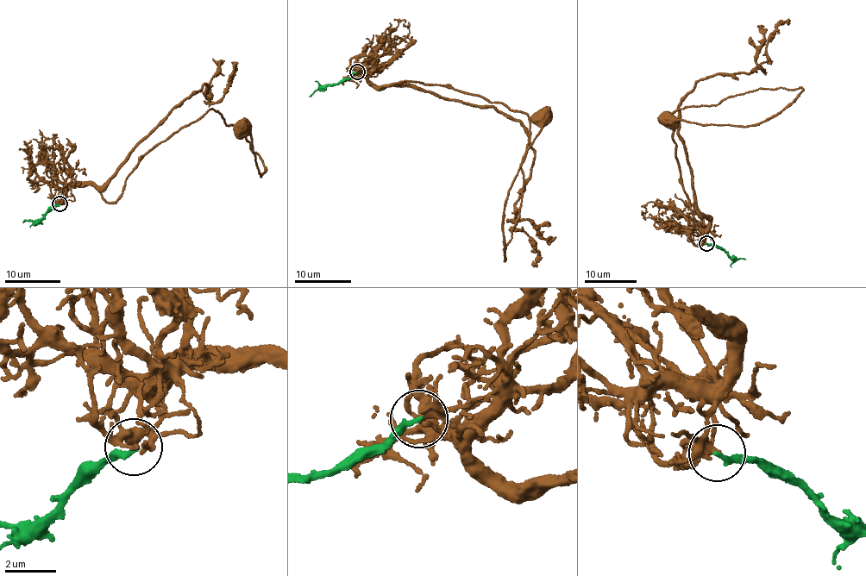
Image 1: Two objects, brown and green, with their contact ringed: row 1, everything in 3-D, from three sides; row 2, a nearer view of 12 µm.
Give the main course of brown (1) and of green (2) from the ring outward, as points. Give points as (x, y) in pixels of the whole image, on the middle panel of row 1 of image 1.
1: (356, 72), (376, 87), (402, 82), (453, 86), (527, 115), (523, 197), (505, 259), (507, 196), (550, 107)
2: (356, 72), (313, 92), (310, 97)

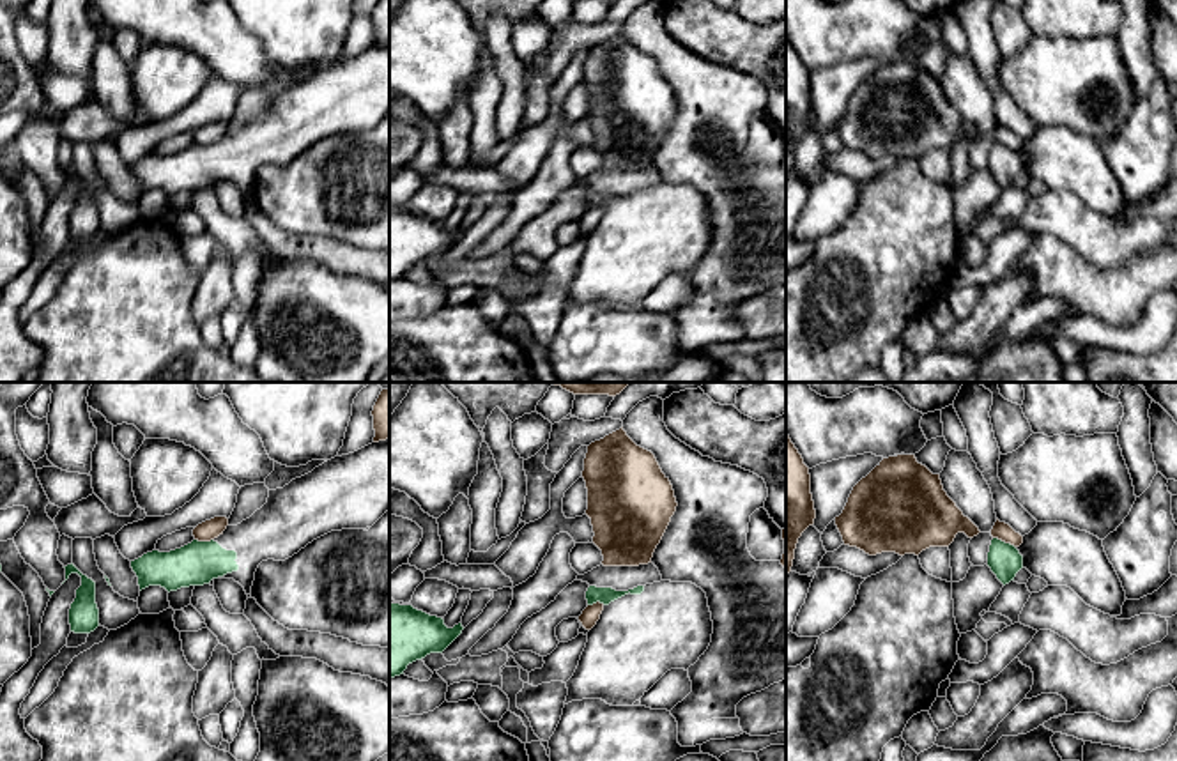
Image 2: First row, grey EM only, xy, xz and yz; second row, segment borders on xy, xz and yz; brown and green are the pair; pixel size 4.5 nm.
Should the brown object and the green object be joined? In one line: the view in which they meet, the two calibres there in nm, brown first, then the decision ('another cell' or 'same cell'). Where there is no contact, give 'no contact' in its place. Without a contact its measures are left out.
yz | 80/150 nm | another cell

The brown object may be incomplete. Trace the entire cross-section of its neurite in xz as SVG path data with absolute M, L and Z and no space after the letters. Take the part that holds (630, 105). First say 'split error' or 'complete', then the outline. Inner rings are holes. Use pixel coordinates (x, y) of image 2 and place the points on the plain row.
complete | M623 30L588 50L582 81L588 92L586 119L604 170L651 166L676 101L655 58L637 50Z

